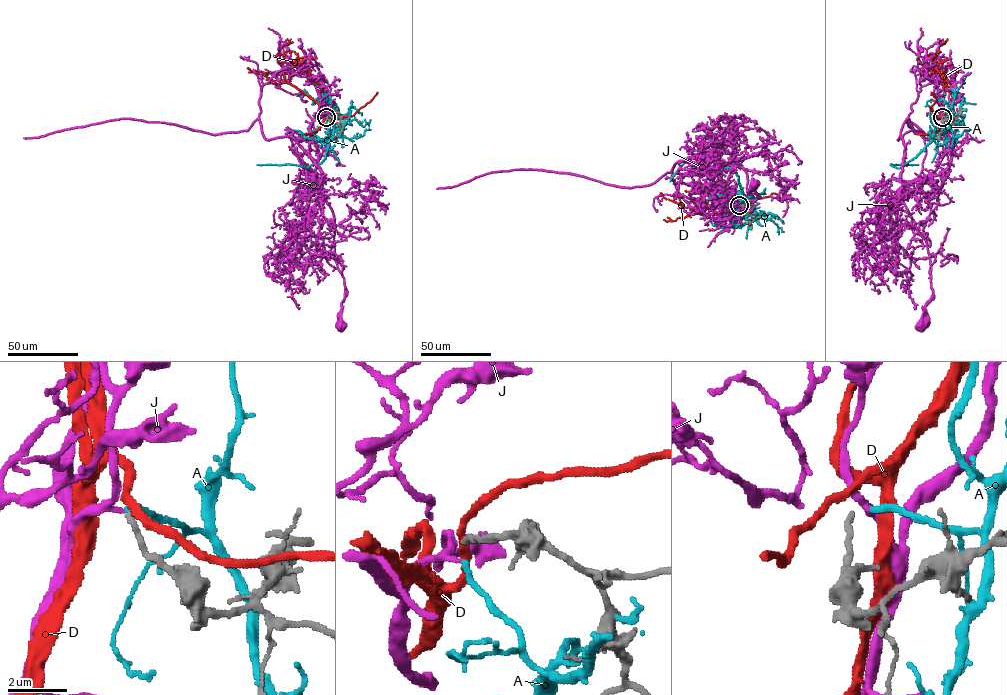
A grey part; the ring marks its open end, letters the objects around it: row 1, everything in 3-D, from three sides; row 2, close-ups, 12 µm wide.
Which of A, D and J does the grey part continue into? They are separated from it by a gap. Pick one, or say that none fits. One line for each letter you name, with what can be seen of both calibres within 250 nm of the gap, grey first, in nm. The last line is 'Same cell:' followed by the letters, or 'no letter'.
Same cell: no letter

